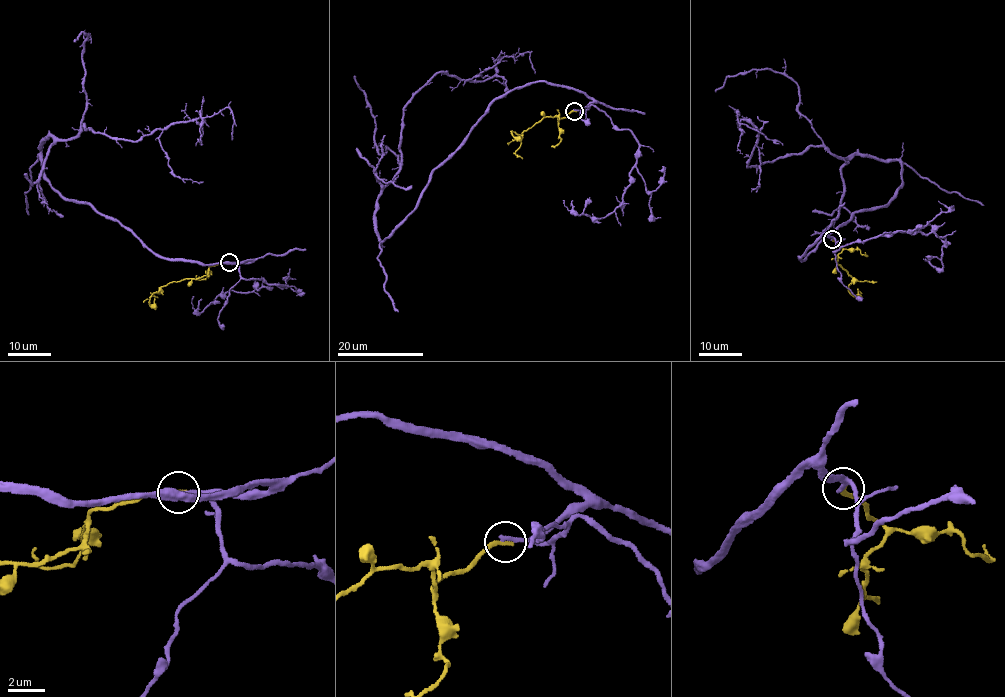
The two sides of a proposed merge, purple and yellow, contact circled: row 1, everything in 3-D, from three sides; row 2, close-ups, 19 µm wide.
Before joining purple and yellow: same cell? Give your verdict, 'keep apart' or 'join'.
keep apart

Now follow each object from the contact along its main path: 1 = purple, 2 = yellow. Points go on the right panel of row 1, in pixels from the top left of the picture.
1: (832, 239), (798, 259), (889, 201), (901, 164), (812, 146), (747, 167), (759, 131), (737, 110), (764, 134)
2: (832, 239), (842, 249), (836, 263), (853, 278), (848, 290), (857, 297), (859, 291), (861, 294)

